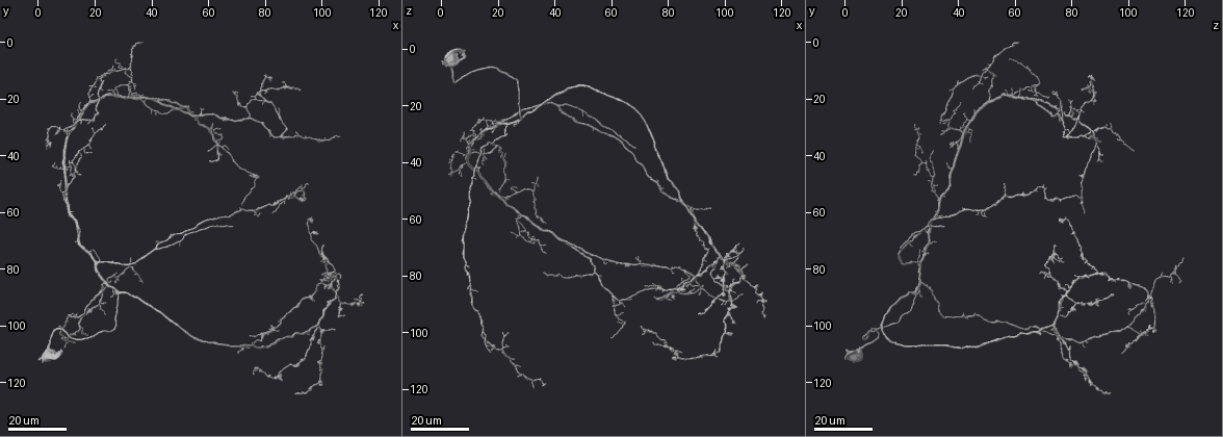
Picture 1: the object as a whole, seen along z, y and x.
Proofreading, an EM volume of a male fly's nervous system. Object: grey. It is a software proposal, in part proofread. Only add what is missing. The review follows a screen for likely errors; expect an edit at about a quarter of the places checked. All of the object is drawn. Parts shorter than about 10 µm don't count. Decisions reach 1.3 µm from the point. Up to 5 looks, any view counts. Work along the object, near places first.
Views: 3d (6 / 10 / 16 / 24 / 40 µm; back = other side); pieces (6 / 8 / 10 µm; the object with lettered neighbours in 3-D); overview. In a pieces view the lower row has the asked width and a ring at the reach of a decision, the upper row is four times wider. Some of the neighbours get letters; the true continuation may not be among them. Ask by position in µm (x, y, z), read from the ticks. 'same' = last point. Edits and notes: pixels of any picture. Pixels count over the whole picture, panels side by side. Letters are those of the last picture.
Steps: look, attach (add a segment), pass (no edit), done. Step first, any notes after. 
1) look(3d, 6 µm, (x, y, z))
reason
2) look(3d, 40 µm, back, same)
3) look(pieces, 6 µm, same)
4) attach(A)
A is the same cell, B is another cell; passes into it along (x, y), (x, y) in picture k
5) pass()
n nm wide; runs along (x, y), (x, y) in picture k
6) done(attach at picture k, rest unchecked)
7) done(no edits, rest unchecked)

look(3d, 16 µm, (21, 12, 50))
end of a long branch

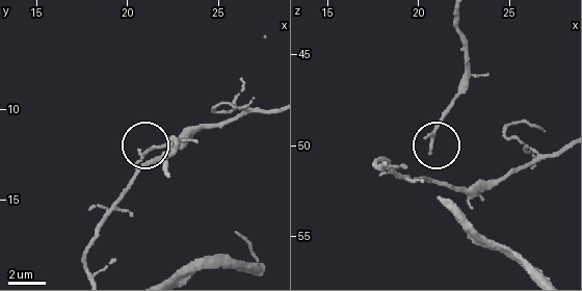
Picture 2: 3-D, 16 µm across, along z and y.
look(3d, 10 µm, same)
zoom in

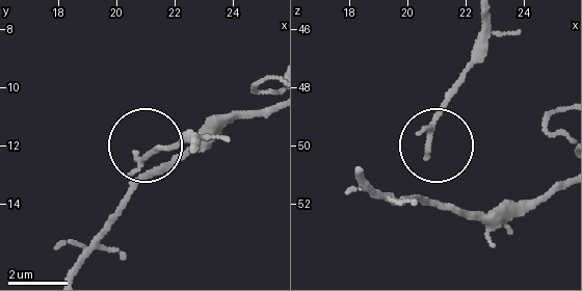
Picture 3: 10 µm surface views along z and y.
look(pieces, 6 µm, same)

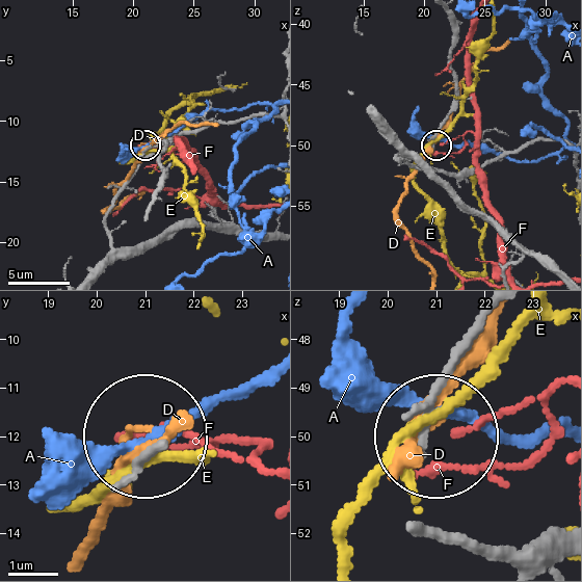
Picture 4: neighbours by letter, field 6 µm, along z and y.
pass()
A, D, E and F are other cells; no lettered segment goes on from it

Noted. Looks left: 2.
look(3d, 24 µm, (68, 65, 34))
free end

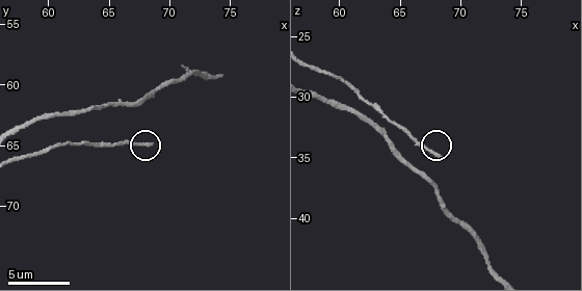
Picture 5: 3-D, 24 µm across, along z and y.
look(pieces, 8 µm, (68.2, 65.0, 34.8))

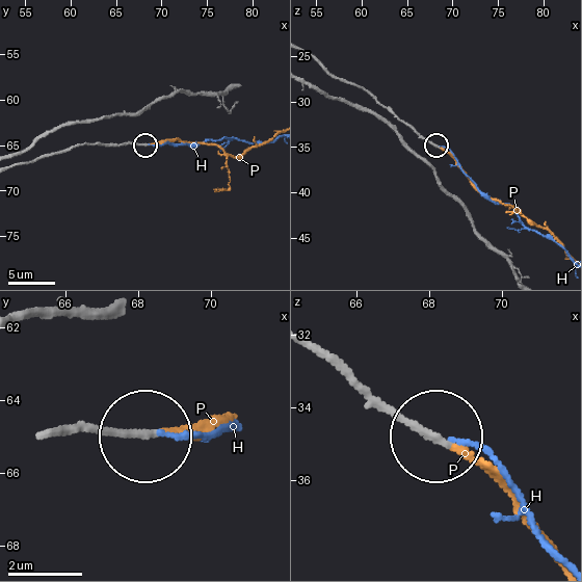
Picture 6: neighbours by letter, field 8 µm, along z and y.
attach(P)
P is the same cell, H is another cell; passes into it along (60, 437), (222, 418) in picture 6; the cell continues

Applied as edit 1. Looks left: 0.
done(attach at picture 6, rest unchecked)

